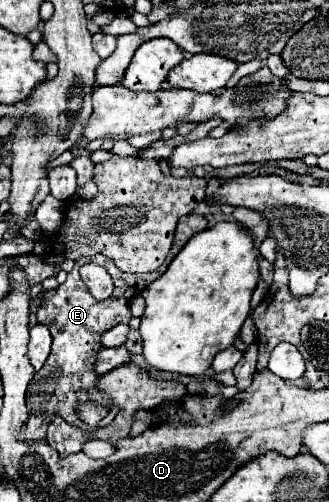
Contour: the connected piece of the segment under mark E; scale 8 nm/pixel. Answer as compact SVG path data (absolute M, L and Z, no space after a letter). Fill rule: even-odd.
M196 213L184 215L178 221L178 229L176 229L176 235L174 235L174 245L172 245L172 249L170 249L170 253L166 257L166 263L158 269L158 273L156 271L154 273L146 273L146 275L124 273L124 271L120 271L116 267L116 263L110 257L106 257L102 253L98 253L94 257L82 257L82 259L76 261L74 269L68 273L68 279L62 285L58 285L56 295L48 297L44 301L42 309L38 309L38 321L42 321L42 325L46 325L50 329L54 343L52 343L52 351L50 351L50 357L46 359L44 367L38 373L34 373L34 377L32 377L30 385L28 385L28 395L26 395L28 421L24 425L24 435L26 435L28 441L42 441L42 439L46 439L46 429L48 429L48 425L52 421L52 415L60 415L70 425L76 425L76 427L88 432L92 432L99 427L103 428L114 419L118 412L118 408L115 406L111 406L110 411L97 427L91 427L86 423L82 423L78 419L78 411L76 411L78 402L110 400L108 396L100 392L99 395L97 392L93 393L94 385L98 381L98 375L94 375L92 363L94 363L94 355L102 349L102 347L98 347L98 339L110 327L114 327L118 323L128 323L130 321L130 317L132 317L130 315L130 307L128 307L130 299L134 295L142 293L146 289L146 285L150 285L154 279L158 279L166 271L170 261L178 255L178 251L186 245L186 241L192 235L196 235L196 233L200 233L204 229L208 229L208 221L202 215L196 215ZM86 263L96 263L96 265L104 267L110 273L110 277L114 281L114 293L112 293L110 299L97 301L90 295L88 287L80 279L80 267L86 265ZM87 394L89 394L90 398L84 400L83 397L87 397Z

